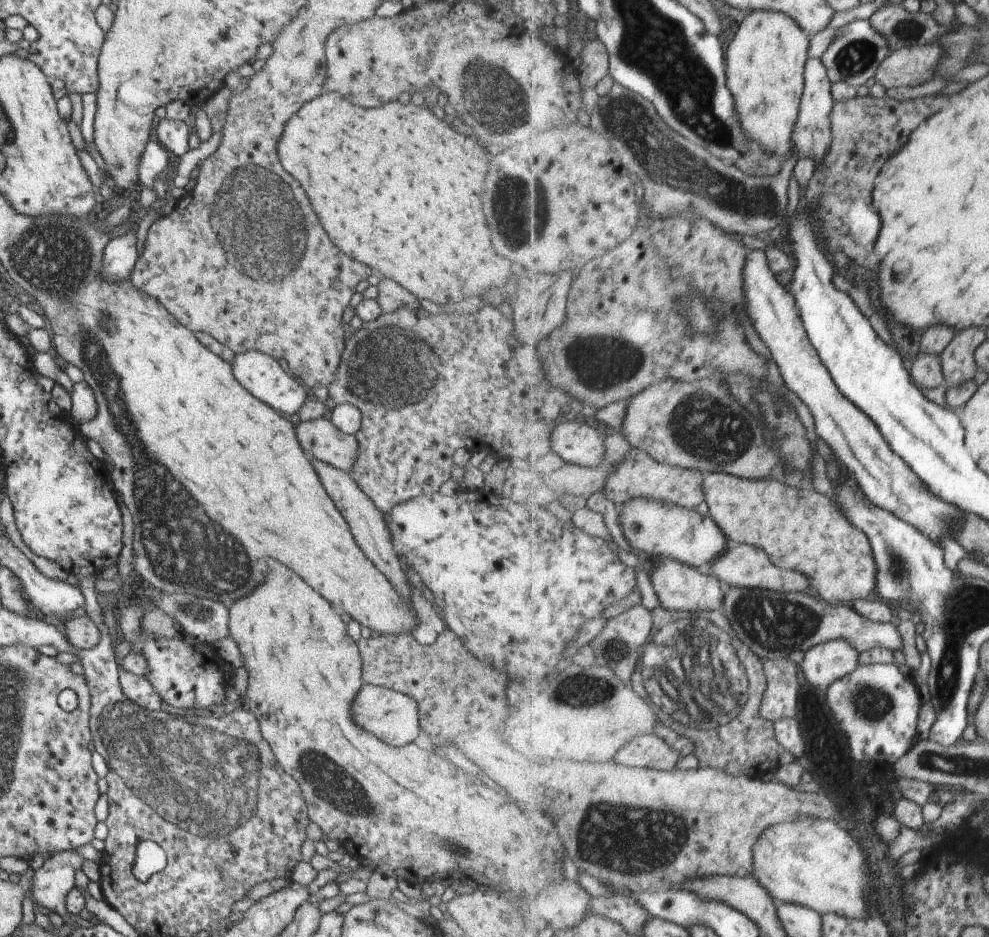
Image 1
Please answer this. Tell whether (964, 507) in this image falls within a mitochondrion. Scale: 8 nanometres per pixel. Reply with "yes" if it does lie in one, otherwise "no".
no

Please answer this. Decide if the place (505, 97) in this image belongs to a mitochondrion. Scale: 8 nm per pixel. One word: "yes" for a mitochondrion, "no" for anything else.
yes

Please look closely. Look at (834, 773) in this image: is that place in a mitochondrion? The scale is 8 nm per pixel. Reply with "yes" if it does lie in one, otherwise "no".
no

